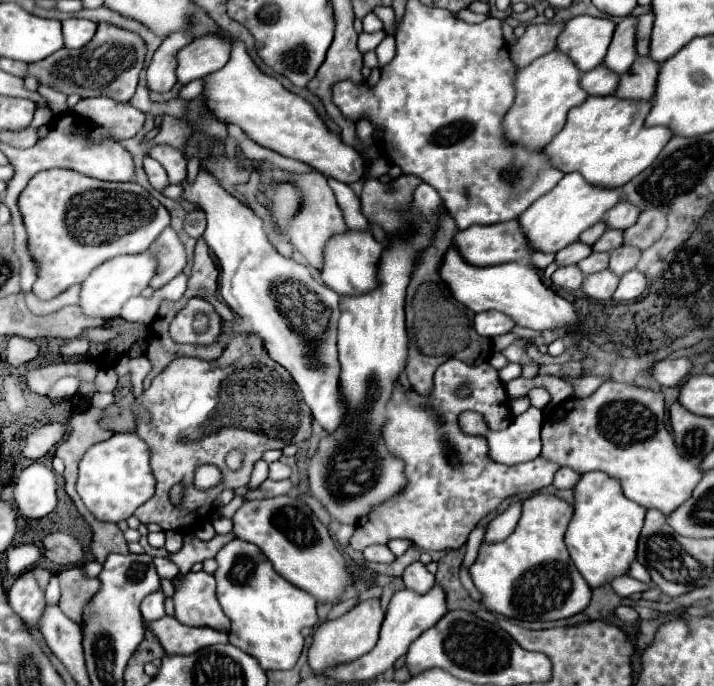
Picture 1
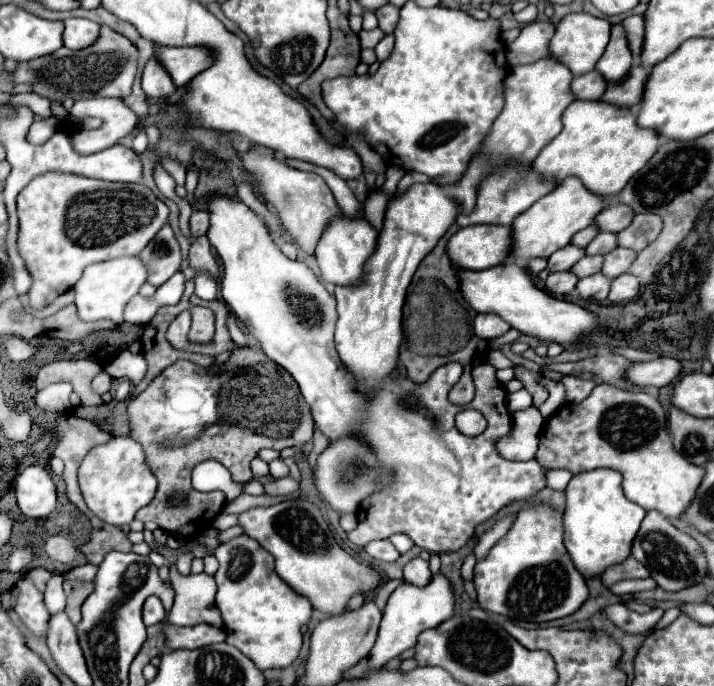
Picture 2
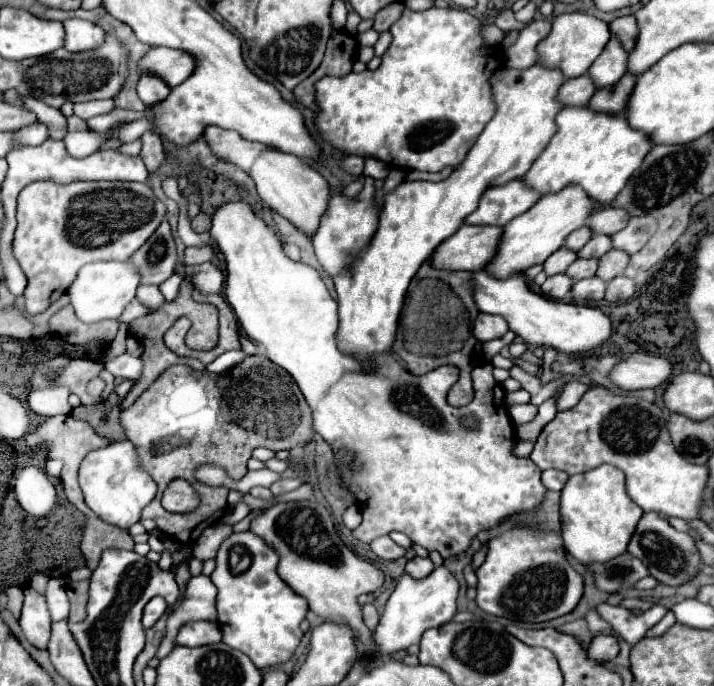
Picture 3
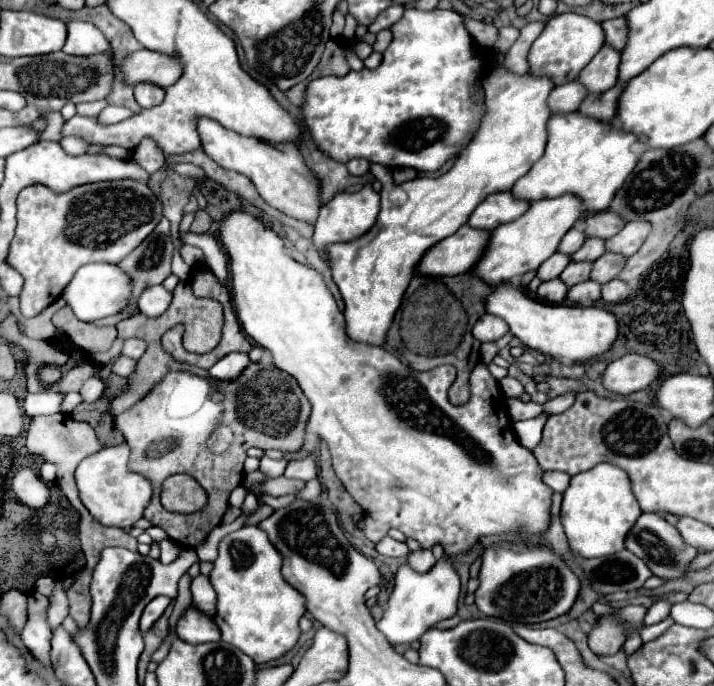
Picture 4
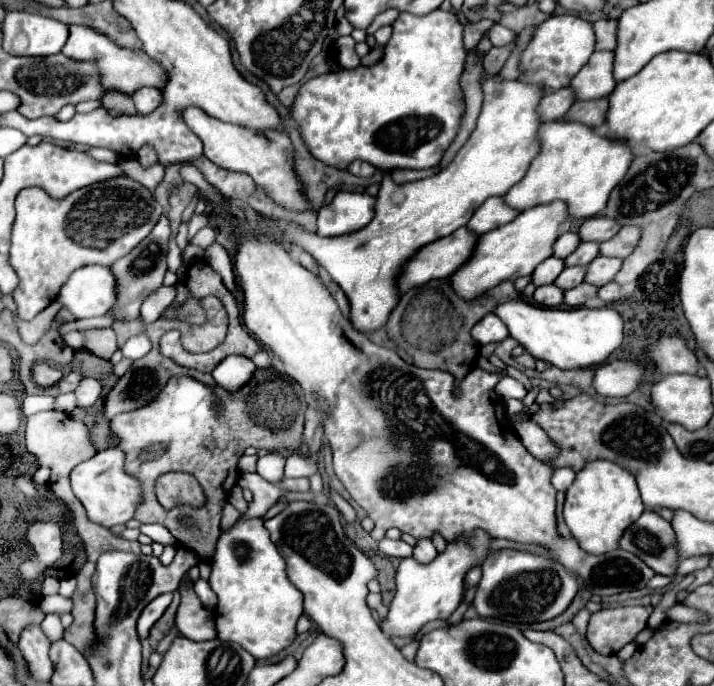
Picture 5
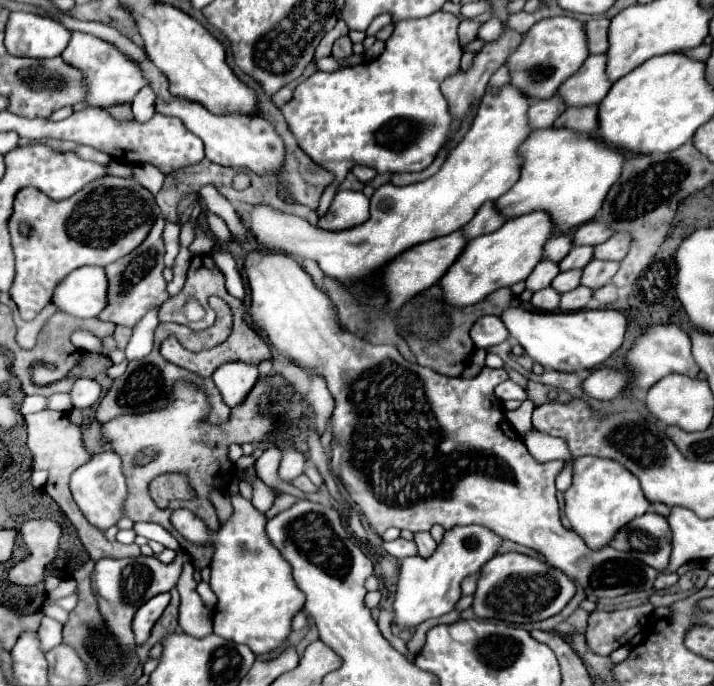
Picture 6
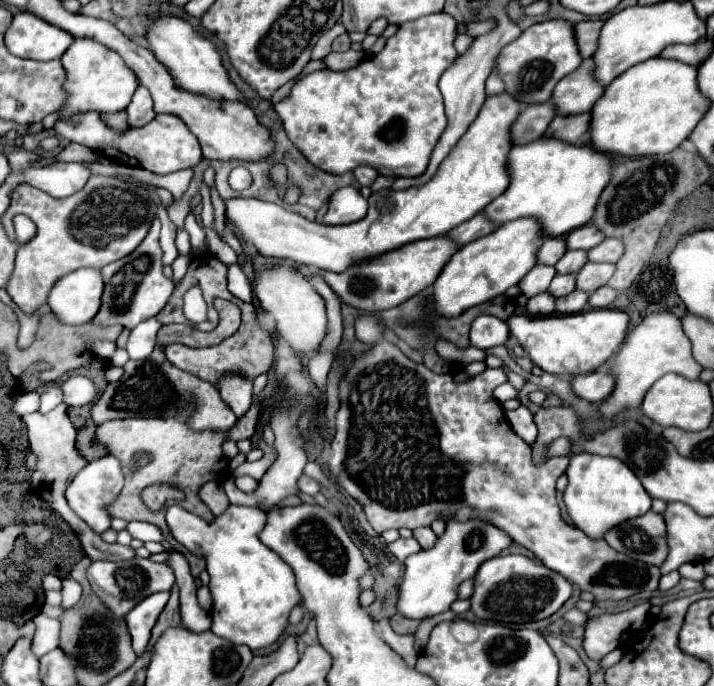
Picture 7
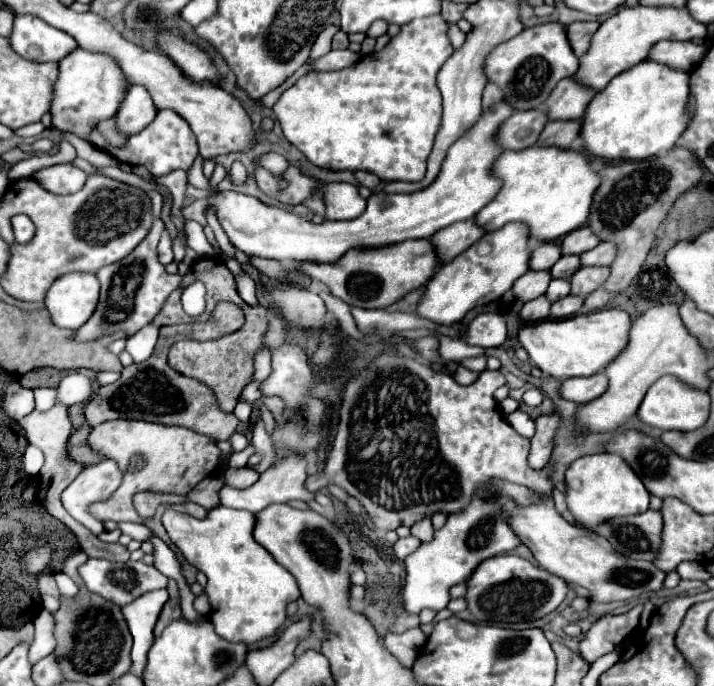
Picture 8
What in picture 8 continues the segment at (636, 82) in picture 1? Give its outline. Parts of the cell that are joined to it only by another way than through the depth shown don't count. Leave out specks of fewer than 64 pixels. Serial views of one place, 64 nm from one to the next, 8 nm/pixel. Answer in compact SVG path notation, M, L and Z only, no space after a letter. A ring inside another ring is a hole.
M550 120L542 130L538 144L540 146L558 146L568 150L574 140L580 138L582 120Z

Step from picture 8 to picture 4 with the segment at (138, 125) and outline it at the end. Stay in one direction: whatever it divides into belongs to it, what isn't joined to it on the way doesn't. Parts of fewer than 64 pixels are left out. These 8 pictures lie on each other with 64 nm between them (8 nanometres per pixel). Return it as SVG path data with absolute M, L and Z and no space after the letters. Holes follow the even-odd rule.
M142 82L142 84L134 86L134 96L142 108L152 108L164 100L164 88L160 88L156 84Z

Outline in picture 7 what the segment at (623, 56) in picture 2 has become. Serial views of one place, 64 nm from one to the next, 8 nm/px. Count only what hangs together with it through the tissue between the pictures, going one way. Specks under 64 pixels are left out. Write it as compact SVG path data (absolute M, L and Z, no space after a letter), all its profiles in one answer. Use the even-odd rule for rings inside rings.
M586 58L576 72L556 84L552 102L556 104L558 114L568 116L592 110L596 100L604 94L604 84L598 82L594 70L594 60Z

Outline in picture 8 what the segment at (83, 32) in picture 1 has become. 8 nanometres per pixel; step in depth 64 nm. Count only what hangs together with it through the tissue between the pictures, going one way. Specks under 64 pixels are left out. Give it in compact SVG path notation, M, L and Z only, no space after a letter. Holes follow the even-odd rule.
M76 46L60 60L60 76L54 86L54 102L50 108L54 128L86 138L92 126L118 112L128 88L130 82L126 80L116 58Z

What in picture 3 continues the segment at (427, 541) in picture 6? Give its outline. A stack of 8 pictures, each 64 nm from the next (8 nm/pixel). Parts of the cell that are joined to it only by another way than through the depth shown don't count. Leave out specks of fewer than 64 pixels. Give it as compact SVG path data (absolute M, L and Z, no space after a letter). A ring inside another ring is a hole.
M416 556L416 558L412 558L412 560L406 564L406 574L410 574L410 576L416 578L416 580L426 578L432 570L434 570L434 566L432 566L432 560L430 560L430 558L420 558L420 556Z

